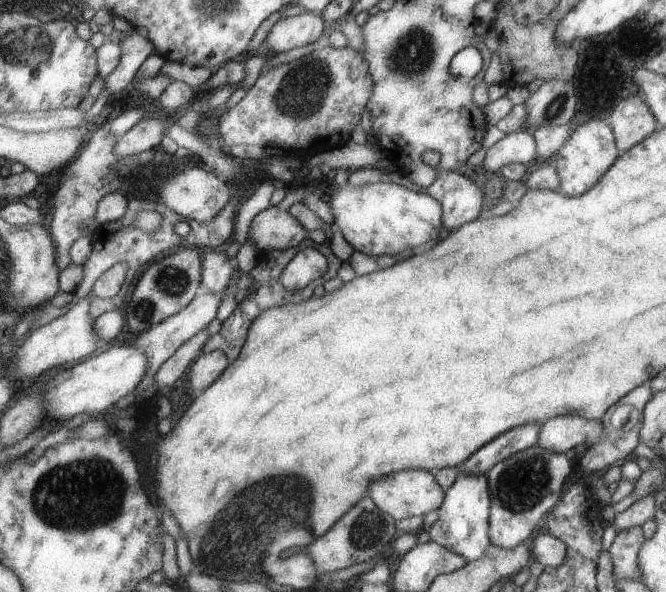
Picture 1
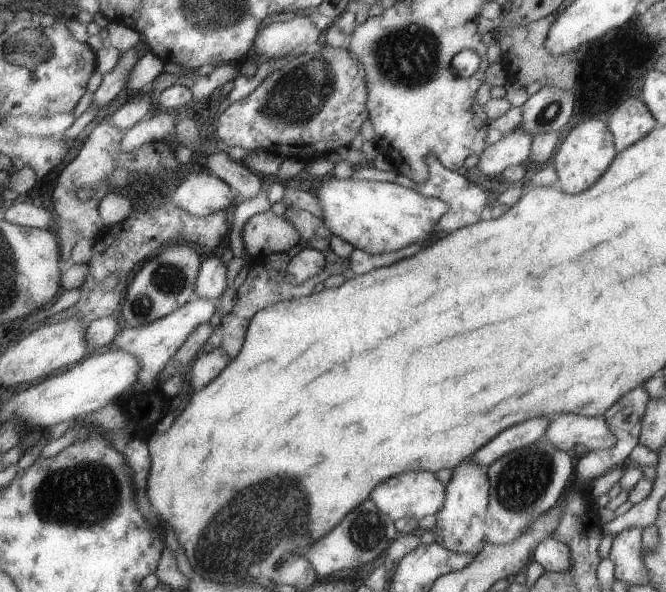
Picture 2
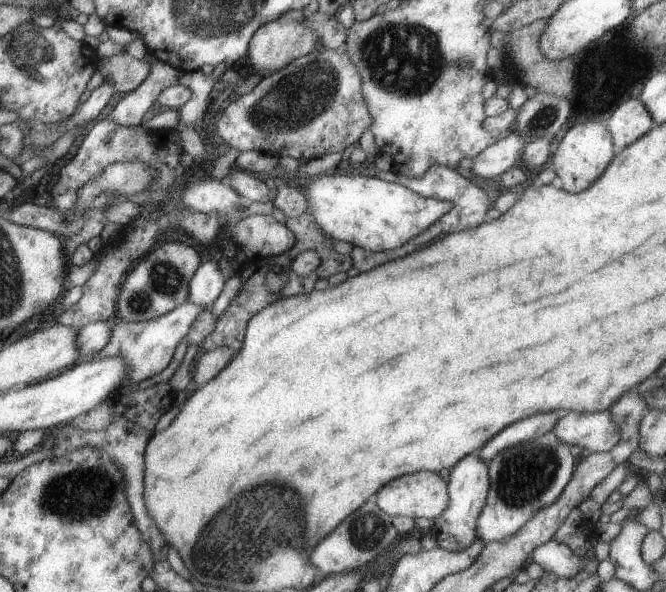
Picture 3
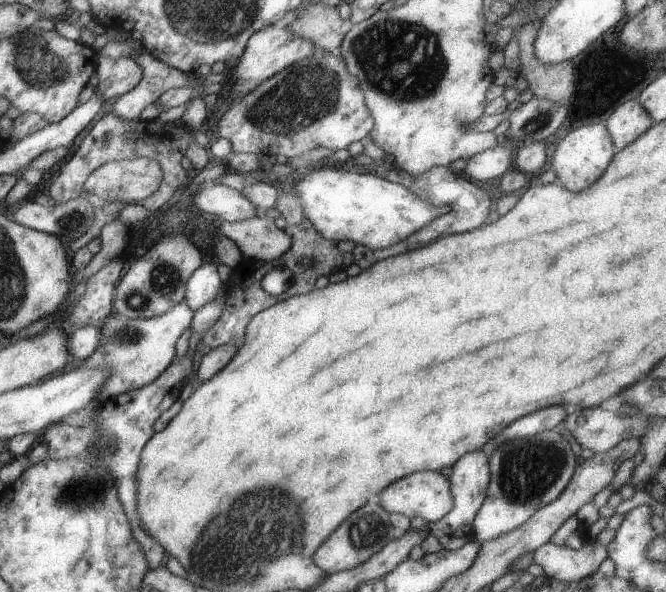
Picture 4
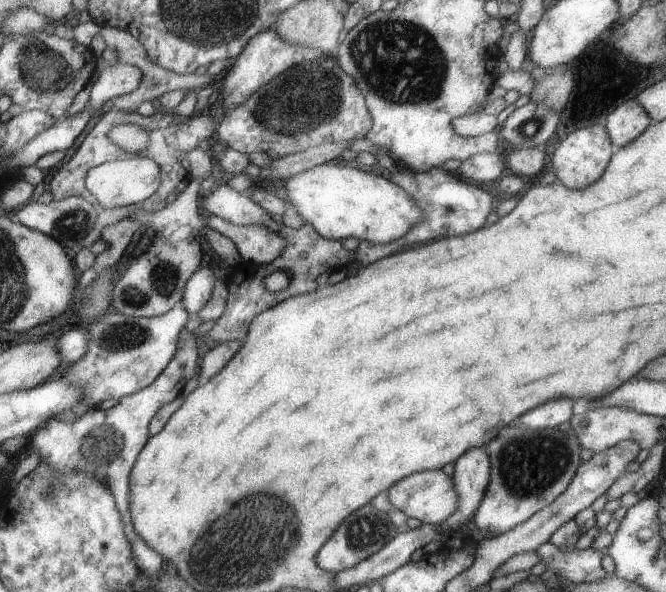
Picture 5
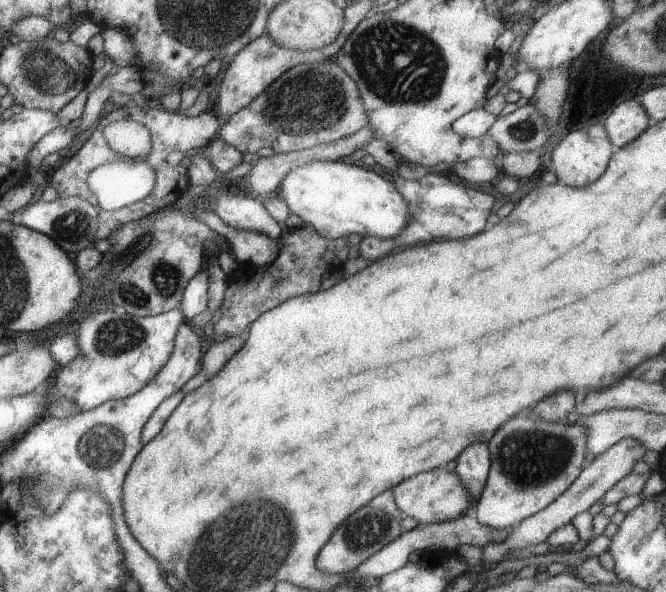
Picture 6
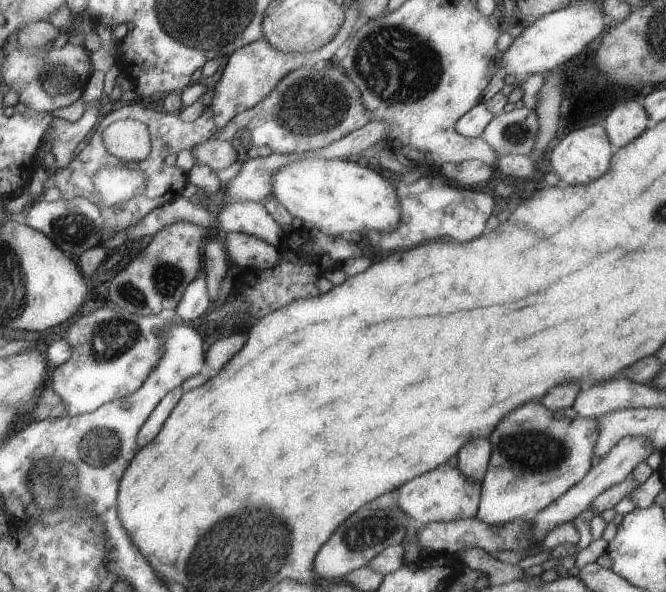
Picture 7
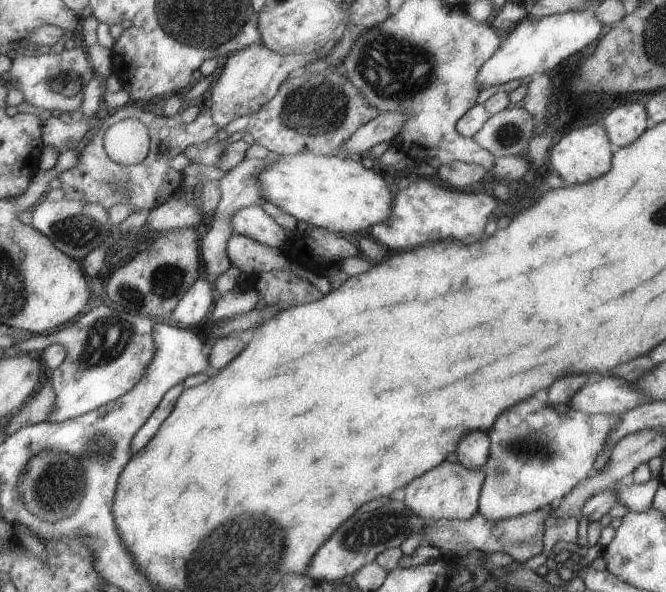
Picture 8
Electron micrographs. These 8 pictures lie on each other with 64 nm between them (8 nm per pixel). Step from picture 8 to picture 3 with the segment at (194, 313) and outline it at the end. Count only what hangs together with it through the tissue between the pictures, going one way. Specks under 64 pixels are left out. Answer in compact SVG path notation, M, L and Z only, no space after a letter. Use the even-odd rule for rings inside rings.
M203 262L189 280L187 301L197 306L210 307L219 296L224 282L217 262Z

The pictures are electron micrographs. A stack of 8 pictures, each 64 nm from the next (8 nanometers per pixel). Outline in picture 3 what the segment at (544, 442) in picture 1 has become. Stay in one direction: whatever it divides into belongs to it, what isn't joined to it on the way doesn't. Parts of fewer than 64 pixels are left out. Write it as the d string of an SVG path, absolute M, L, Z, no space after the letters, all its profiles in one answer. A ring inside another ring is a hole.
M607 409L588 413L565 412L559 416L551 432L563 444L575 444L591 453L607 452L620 439L620 426L613 422Z

